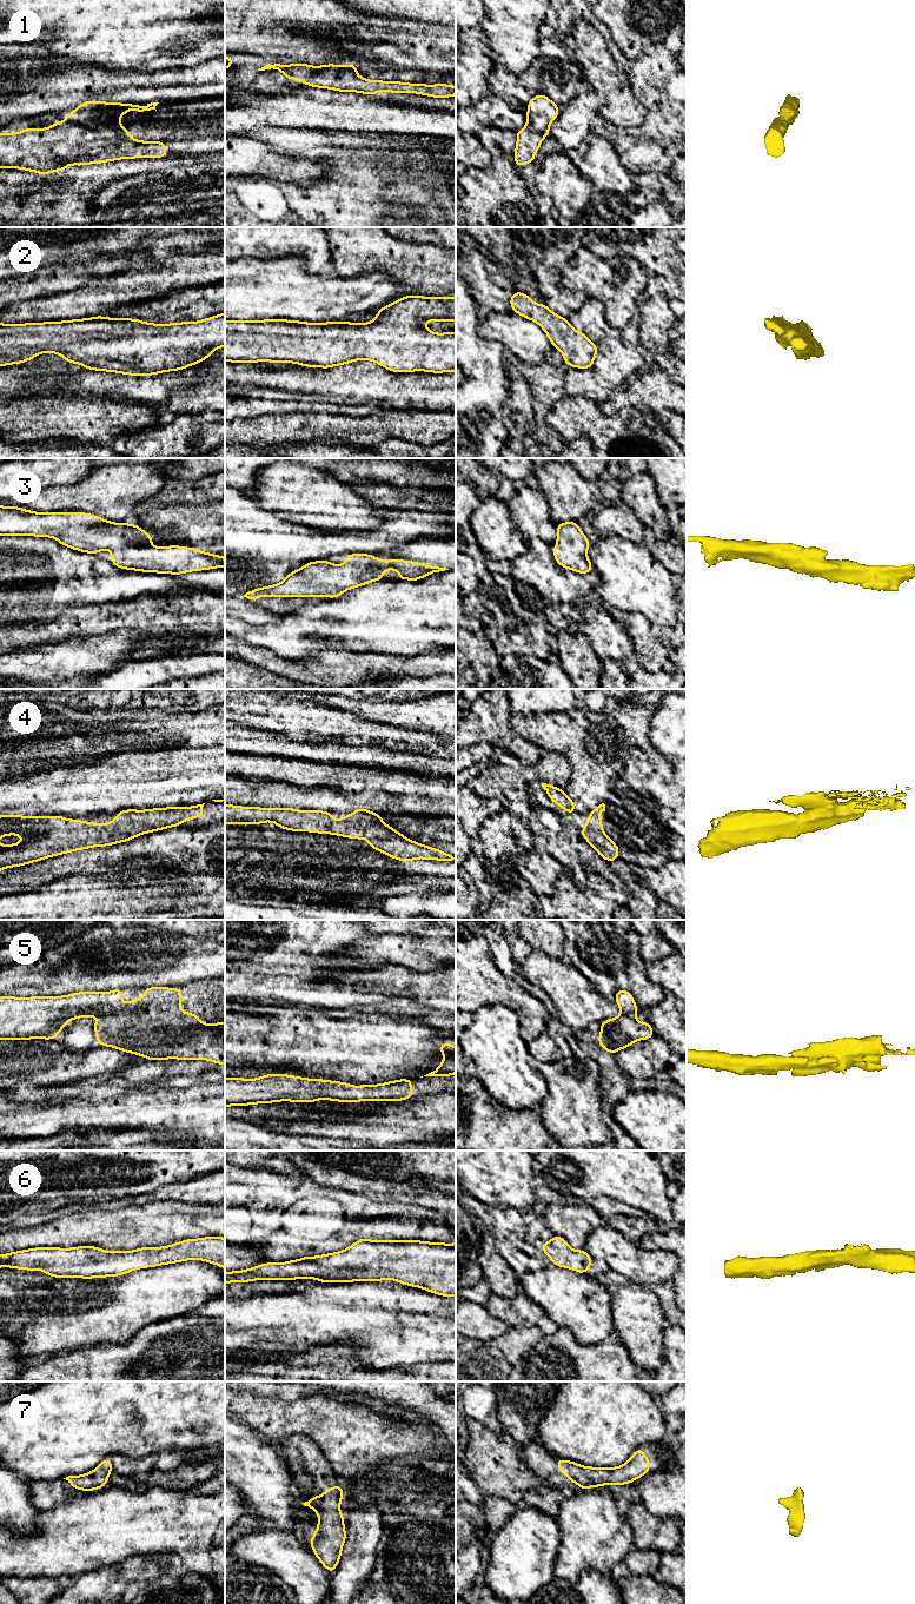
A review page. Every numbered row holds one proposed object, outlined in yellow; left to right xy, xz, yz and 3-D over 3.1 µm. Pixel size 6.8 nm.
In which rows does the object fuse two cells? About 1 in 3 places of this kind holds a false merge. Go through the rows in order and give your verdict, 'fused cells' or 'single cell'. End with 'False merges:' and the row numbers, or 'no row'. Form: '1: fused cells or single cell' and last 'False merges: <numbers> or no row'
1: single cell
2: single cell
3: single cell
4: single cell
5: single cell
6: single cell
7: single cell
False merges: no row

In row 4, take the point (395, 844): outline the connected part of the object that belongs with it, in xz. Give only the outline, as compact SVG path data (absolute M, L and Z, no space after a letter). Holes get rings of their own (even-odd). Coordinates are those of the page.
M225 804L225 824L261 824L273 822L277 827L291 831L309 831L318 834L331 834L353 840L366 839L372 849L384 853L386 856L398 861L411 862L416 859L452 861L452 855L418 842L415 842L382 821L382 815L369 811L366 808L358 808L352 814L340 820L334 820L332 813L324 810L298 810L294 808L260 808Z

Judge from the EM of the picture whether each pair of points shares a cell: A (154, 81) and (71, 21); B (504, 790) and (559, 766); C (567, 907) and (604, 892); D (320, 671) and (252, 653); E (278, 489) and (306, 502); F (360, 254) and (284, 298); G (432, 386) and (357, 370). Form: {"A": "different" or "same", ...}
{"A": "different", "B": "same", "C": "same", "D": "same", "E": "same", "F": "different", "G": "same"}

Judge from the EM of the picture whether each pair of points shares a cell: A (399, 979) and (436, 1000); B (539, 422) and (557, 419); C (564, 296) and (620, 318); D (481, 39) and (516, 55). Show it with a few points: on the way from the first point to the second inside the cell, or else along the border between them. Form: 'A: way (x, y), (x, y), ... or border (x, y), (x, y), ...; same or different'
A: way (409, 982), (422, 986), (426, 991); same
B: border (546, 411), (546, 422), (563, 442); different
C: border (562, 284), (571, 290), (582, 291), (588, 297); different
D: border (479, 25), (488, 38), (488, 42); different

